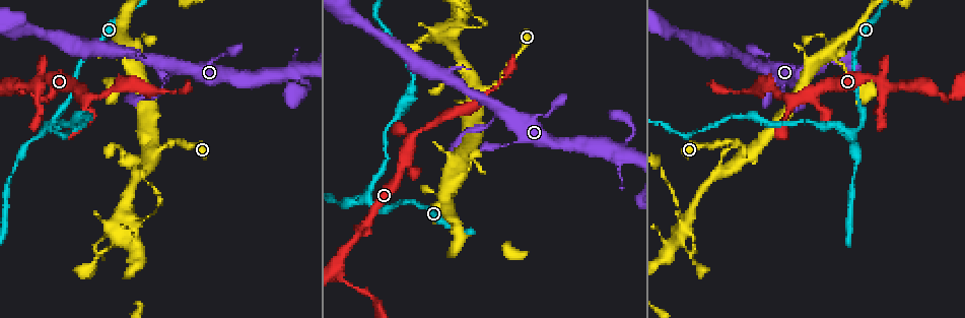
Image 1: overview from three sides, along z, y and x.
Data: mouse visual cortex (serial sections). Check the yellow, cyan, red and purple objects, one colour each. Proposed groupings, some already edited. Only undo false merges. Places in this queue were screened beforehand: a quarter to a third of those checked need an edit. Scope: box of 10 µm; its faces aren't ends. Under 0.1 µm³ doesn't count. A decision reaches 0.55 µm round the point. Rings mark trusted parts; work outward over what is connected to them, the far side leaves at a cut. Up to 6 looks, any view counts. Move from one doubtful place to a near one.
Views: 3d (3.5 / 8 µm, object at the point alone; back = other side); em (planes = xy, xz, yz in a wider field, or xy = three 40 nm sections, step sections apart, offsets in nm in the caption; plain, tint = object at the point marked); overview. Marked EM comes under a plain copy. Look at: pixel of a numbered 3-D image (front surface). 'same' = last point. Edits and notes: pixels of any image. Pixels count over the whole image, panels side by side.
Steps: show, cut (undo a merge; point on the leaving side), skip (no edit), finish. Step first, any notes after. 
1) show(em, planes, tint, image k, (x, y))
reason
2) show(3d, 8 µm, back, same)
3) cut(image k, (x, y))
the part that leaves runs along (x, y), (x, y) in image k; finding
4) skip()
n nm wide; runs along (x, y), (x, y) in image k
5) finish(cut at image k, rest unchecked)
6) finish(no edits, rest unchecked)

show(3d, 8 µm, image 1, (689, 211))
side arm on a straight run

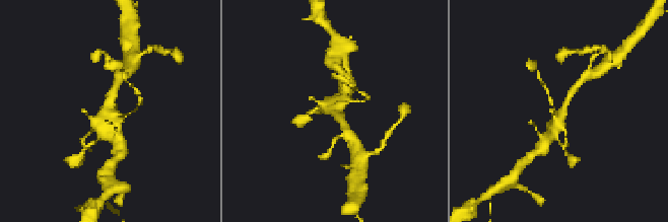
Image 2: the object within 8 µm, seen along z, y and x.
show(em, xy, step 1, tint, same)

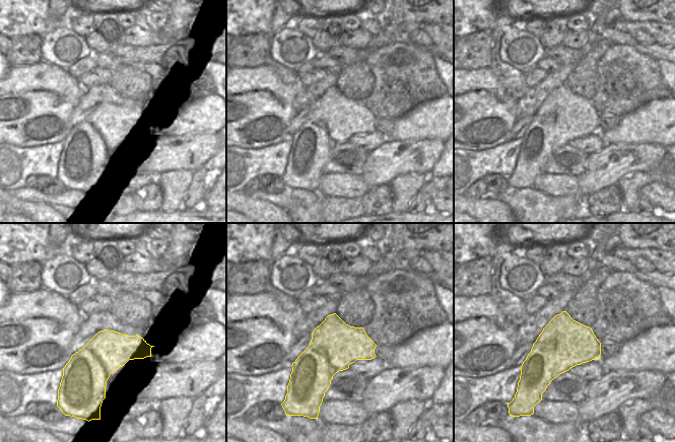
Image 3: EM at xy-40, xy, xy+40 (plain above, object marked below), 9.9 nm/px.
skip()
one cell here

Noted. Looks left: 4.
show(3d, 3.5 µm, image 1, (781, 95))
narrows sharply

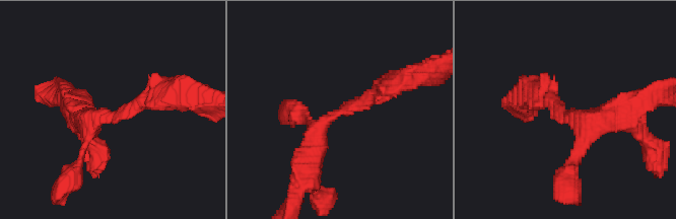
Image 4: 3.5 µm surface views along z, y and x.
show(em, xy, step 1, tint, image 4, (116, 115))
arms of 200, 400 nm

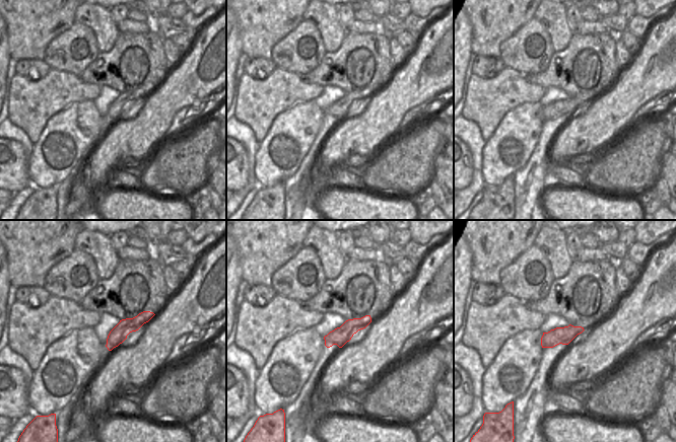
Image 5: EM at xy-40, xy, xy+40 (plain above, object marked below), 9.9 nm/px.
show(em, planes, tint, same)
another direction

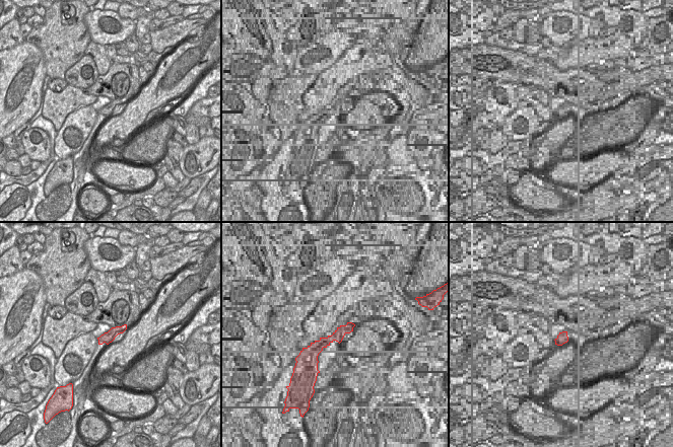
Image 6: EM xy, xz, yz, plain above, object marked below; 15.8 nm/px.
skip()
170 nm wide; runs along (310, 160), (325, 121), (400, 79) in image 4; all the same cell

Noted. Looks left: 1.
finish(no edits, rest unchecked)

